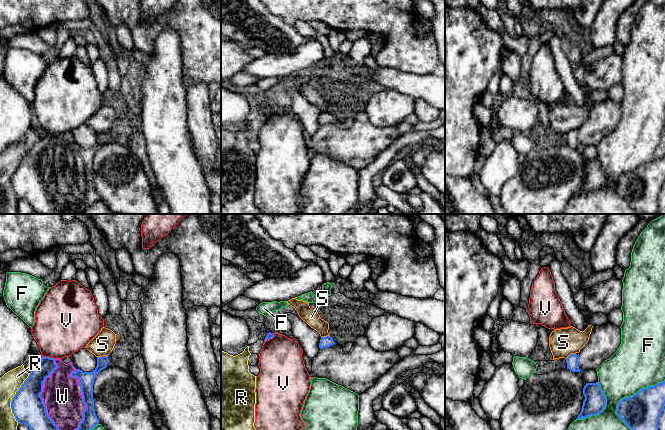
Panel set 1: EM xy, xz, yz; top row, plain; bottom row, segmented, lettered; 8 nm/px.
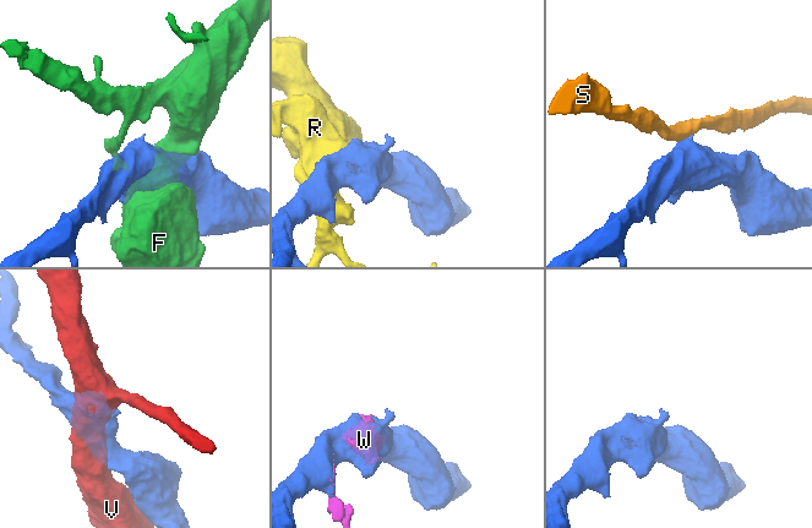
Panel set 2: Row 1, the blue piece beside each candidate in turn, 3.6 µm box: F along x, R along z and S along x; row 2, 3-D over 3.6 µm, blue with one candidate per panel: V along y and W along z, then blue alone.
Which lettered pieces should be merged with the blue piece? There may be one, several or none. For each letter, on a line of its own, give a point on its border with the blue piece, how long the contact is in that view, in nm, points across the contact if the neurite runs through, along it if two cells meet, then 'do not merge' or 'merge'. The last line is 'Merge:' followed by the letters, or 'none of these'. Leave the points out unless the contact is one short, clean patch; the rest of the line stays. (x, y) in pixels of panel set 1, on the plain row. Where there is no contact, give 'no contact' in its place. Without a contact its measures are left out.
F: yz (626, 173) | 500 nm | do not merge
R: xy (12, 174) | 420 nm | do not merge
S: xy (102, 132) | 90 nm | along xy (107, 131), (97, 133) | do not merge
V: xy (48, 133) | 110 nm | do not merge
W: xy (83, 176) | 550 nm | merge
Merge: W

